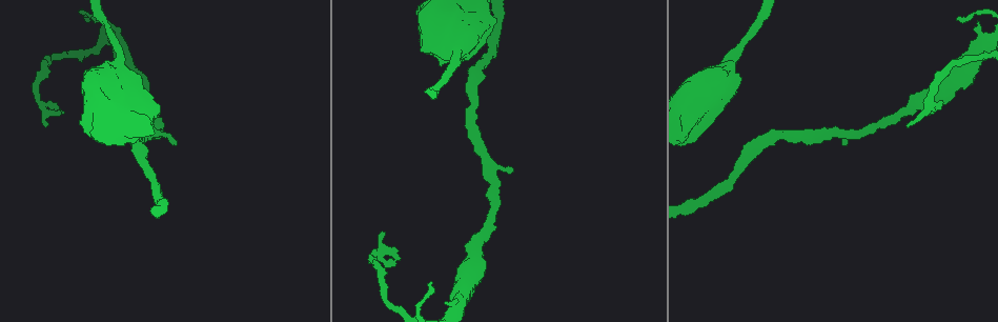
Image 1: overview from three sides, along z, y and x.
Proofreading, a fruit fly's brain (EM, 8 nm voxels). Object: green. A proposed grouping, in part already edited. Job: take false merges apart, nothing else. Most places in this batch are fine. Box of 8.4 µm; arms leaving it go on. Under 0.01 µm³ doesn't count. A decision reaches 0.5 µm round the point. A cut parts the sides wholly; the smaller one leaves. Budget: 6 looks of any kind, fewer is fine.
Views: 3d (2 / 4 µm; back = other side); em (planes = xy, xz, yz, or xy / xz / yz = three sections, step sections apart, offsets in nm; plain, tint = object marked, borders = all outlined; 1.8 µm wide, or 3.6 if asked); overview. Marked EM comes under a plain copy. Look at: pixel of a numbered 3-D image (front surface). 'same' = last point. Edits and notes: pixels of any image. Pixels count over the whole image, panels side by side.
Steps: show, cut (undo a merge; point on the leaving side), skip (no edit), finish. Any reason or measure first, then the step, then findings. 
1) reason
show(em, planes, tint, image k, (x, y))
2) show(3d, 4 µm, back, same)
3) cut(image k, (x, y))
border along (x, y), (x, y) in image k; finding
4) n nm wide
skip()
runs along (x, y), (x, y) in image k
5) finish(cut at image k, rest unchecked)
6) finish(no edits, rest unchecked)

calibre changes
show(3d, 4 µm, image 1, (475, 246))

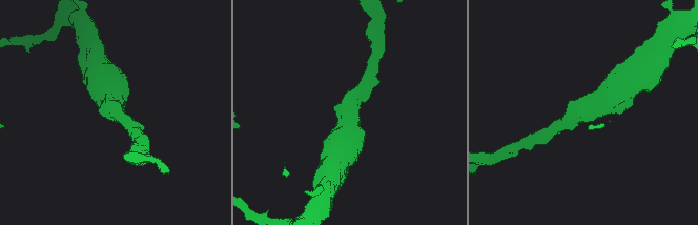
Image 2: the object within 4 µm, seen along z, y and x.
arms of 220, 600 nm
show(em, 3.6 µm, yz, step 16, tint, image 2, (112, 107))

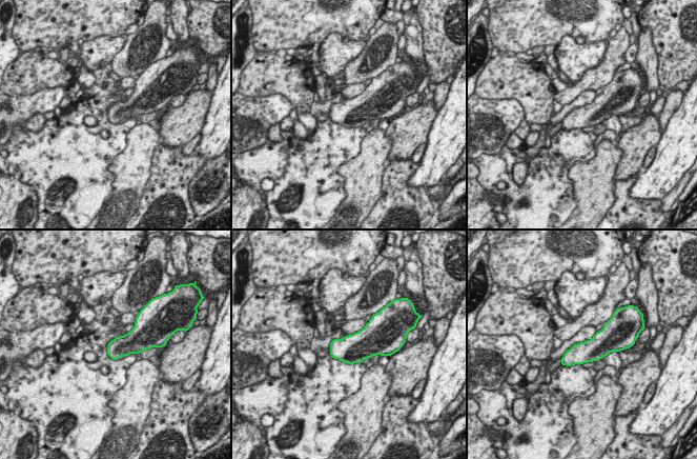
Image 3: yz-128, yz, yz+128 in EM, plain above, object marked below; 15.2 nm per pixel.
show(em, 3.6 µm, planes, tint, same)

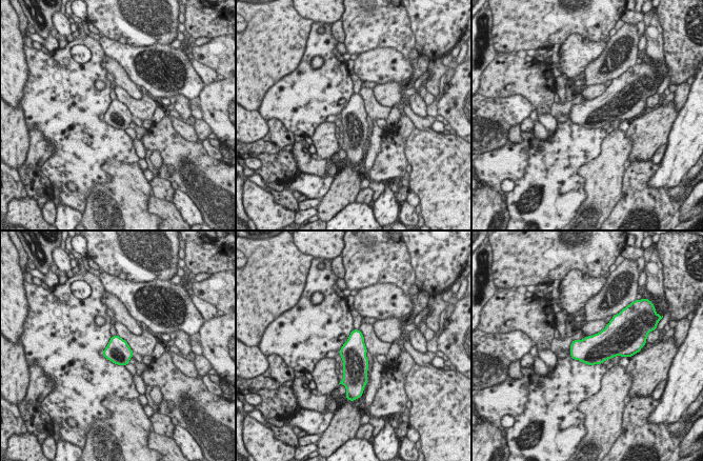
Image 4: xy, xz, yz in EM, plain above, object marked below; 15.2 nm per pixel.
skip()
all the same neuron

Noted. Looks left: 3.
sudden change in width
show(3d, 4 µm, back, image 1, (734, 61))

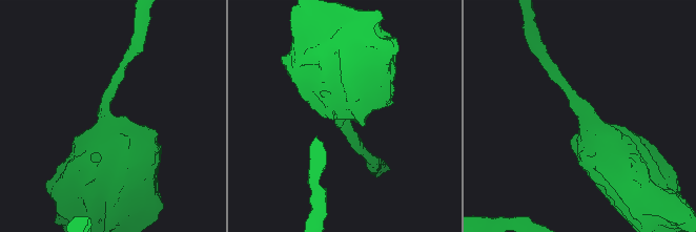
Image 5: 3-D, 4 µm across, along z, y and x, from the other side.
show(em, 3.6 µm, planes, tint, image 5, (105, 114))

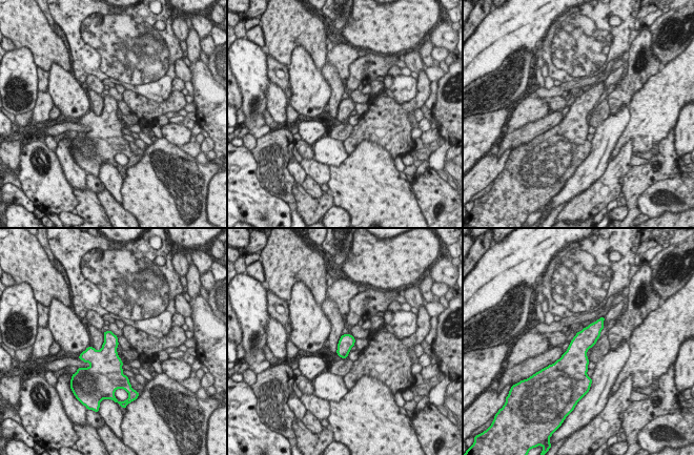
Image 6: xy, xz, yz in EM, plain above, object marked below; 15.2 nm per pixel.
skip()
all the same neuron

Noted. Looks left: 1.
finish(no edits, rest unchecked)

